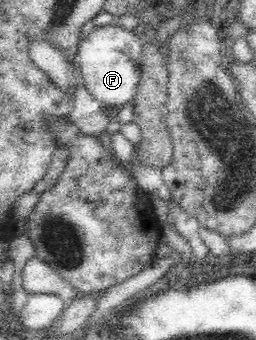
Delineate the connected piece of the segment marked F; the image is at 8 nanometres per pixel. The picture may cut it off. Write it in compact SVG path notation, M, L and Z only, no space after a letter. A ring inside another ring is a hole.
M116 23L99 26L84 39L79 52L79 71L85 88L95 99L110 104L126 105L137 94L137 84L141 78L141 50L143 37L138 37L131 29Z

